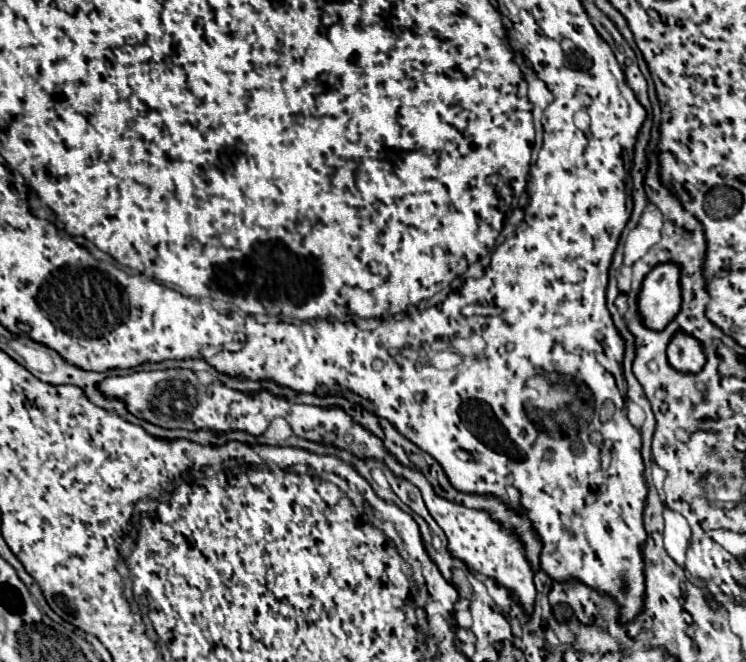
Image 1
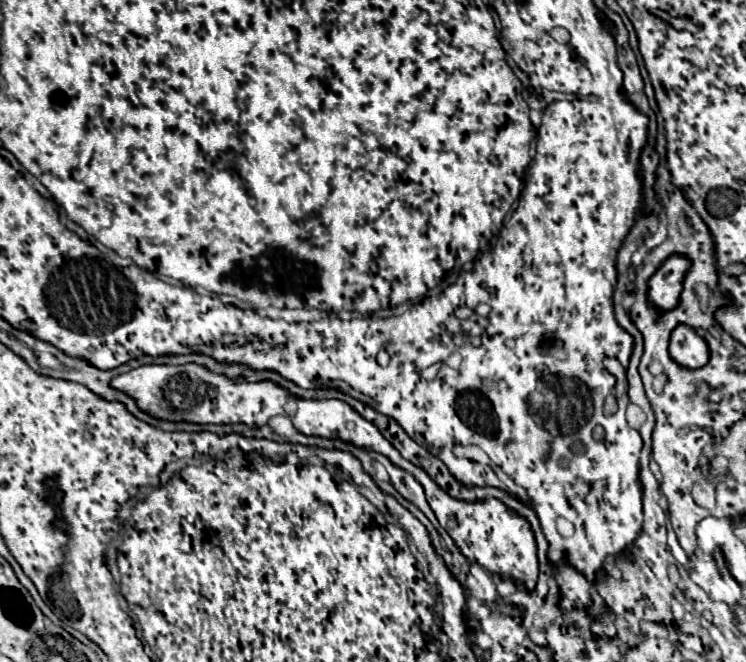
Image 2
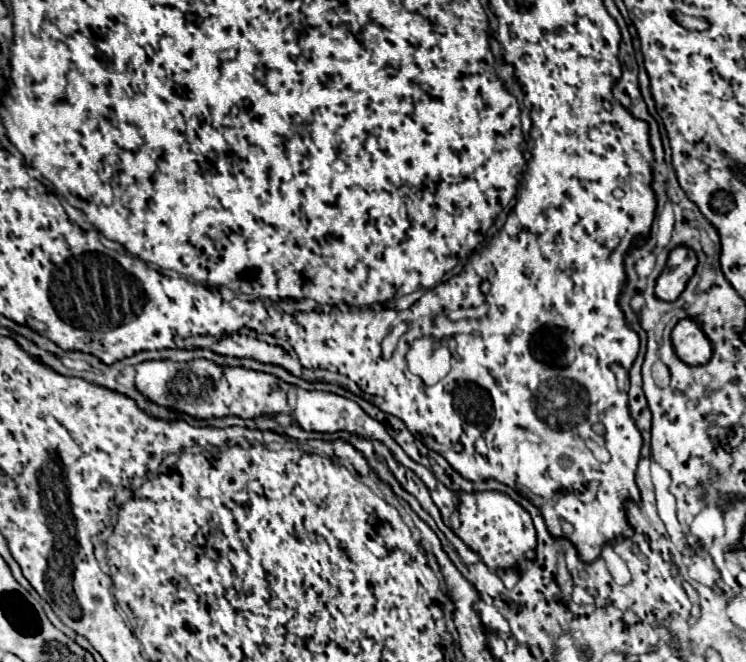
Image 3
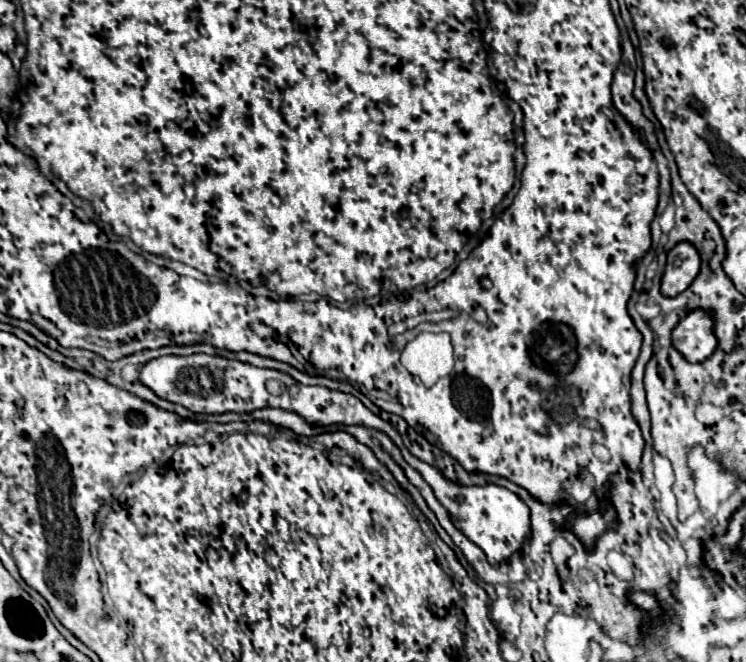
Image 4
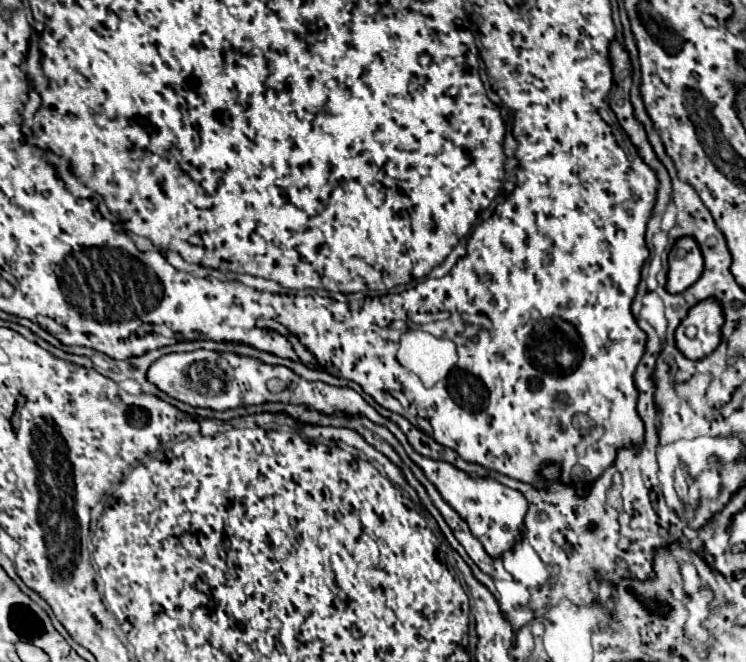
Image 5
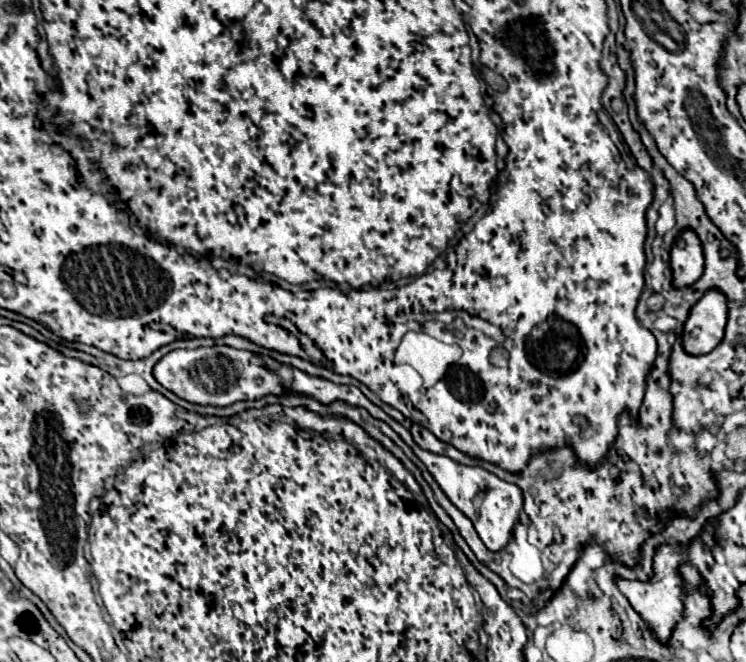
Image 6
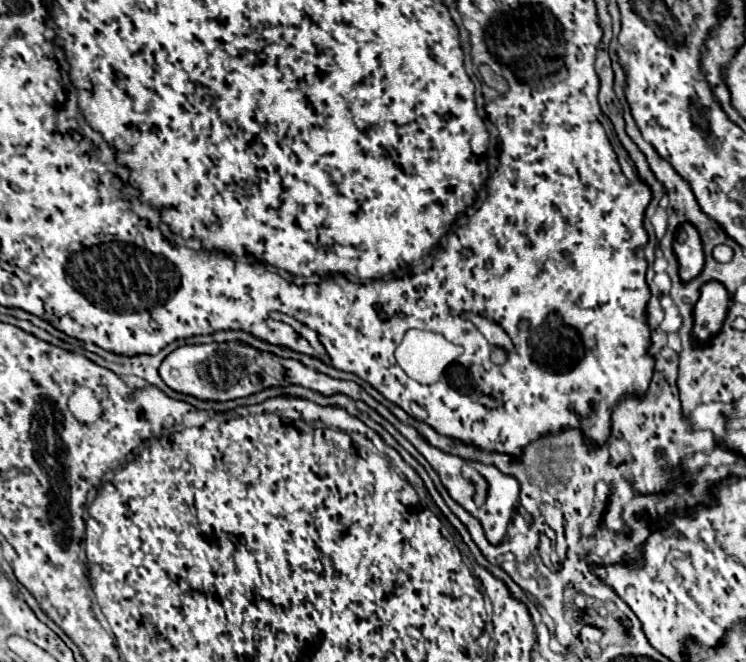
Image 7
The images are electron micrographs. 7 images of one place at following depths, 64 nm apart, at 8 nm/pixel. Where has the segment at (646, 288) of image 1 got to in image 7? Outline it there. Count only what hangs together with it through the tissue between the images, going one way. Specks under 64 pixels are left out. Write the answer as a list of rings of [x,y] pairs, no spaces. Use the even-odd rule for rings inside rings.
[[[684,222],[676,230],[674,238],[674,254],[680,262],[680,278],[684,282],[696,278],[702,268],[704,268],[704,250],[702,250],[702,240],[696,228],[692,224]]]

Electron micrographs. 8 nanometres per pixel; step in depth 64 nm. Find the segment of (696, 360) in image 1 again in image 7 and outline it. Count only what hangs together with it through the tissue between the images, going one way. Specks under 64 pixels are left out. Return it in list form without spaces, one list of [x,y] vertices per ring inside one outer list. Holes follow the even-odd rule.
[[[712,280],[700,288],[700,300],[694,306],[694,340],[706,342],[710,336],[714,336],[728,312],[730,296],[728,290]]]

